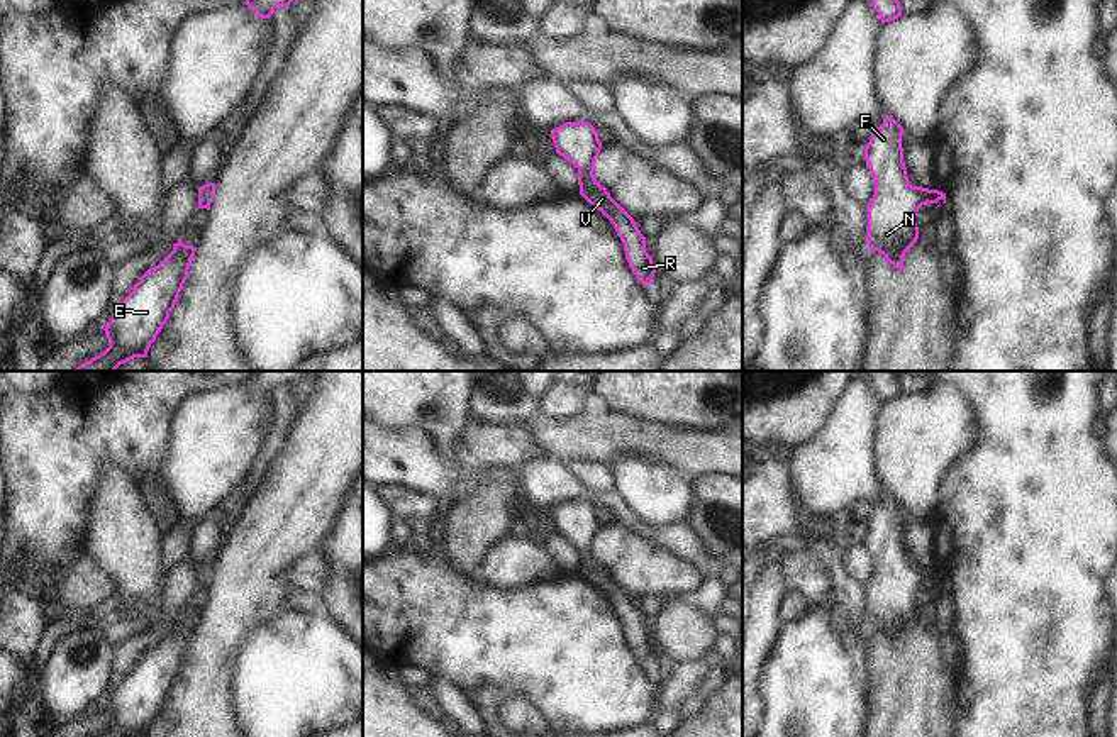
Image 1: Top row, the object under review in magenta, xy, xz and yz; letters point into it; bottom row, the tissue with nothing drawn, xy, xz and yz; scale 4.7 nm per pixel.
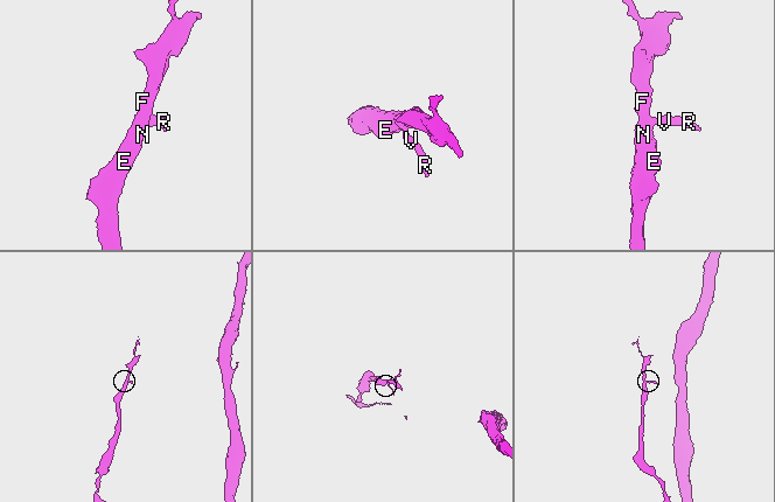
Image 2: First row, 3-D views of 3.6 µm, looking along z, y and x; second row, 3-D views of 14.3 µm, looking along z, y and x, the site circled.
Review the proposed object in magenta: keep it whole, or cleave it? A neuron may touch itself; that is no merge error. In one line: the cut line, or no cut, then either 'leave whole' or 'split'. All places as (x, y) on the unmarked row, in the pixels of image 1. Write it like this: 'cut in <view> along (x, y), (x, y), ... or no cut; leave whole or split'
no cut; leave whole

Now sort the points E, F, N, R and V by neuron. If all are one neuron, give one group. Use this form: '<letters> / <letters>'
E F N R V

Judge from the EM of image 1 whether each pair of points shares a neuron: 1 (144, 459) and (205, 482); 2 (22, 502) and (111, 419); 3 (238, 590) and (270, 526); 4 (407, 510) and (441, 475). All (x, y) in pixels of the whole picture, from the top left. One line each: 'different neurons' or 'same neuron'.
1: different neurons
2: same neuron
3: same neuron
4: different neurons

